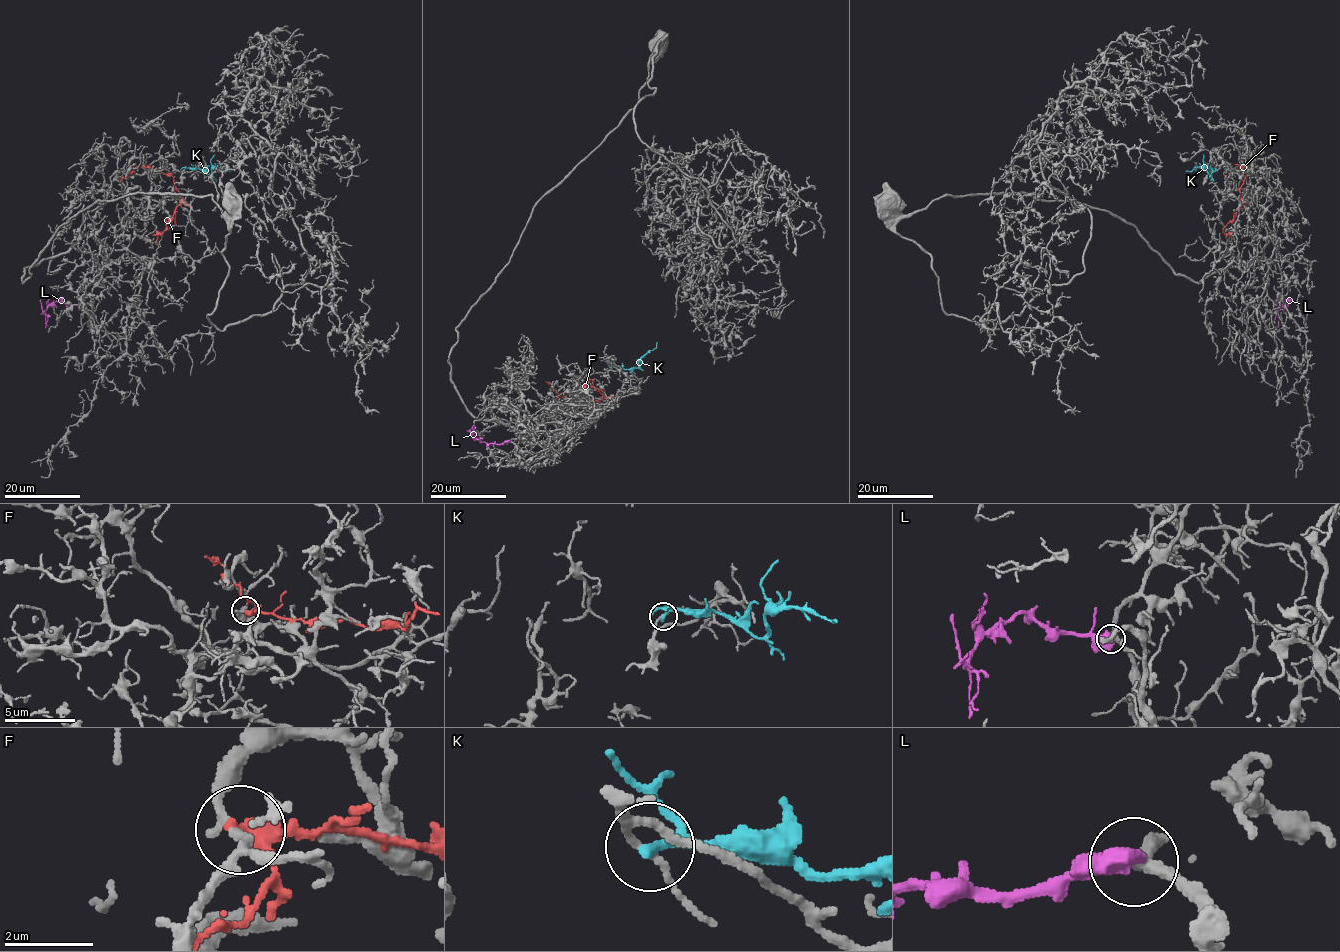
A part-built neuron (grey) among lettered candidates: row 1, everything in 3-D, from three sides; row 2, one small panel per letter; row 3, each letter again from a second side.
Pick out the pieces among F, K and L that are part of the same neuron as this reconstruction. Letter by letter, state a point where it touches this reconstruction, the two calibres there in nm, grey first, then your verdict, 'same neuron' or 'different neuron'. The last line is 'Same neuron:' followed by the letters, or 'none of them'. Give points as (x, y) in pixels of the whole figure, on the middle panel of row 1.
F: meets grey at (557, 396); 200 nm thick on the grey side, 320 nm on the other; different neuron
K: meets grey at (610, 367); 130 nm thick on the grey side, 190 nm on the other; different neuron
L: meets grey at (509, 441); 260 nm thick on the grey side, 700 nm on the other; same neuron
Same neuron: L

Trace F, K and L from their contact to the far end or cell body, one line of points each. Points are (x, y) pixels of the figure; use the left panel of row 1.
F: (131, 166), (155, 168), (171, 175), (182, 196), (154, 243)
K: (184, 170), (202, 169), (210, 175), (211, 170), (219, 167), (230, 172)
L: (83, 306), (66, 305), (59, 299), (54, 301), (45, 312), (48, 326)

